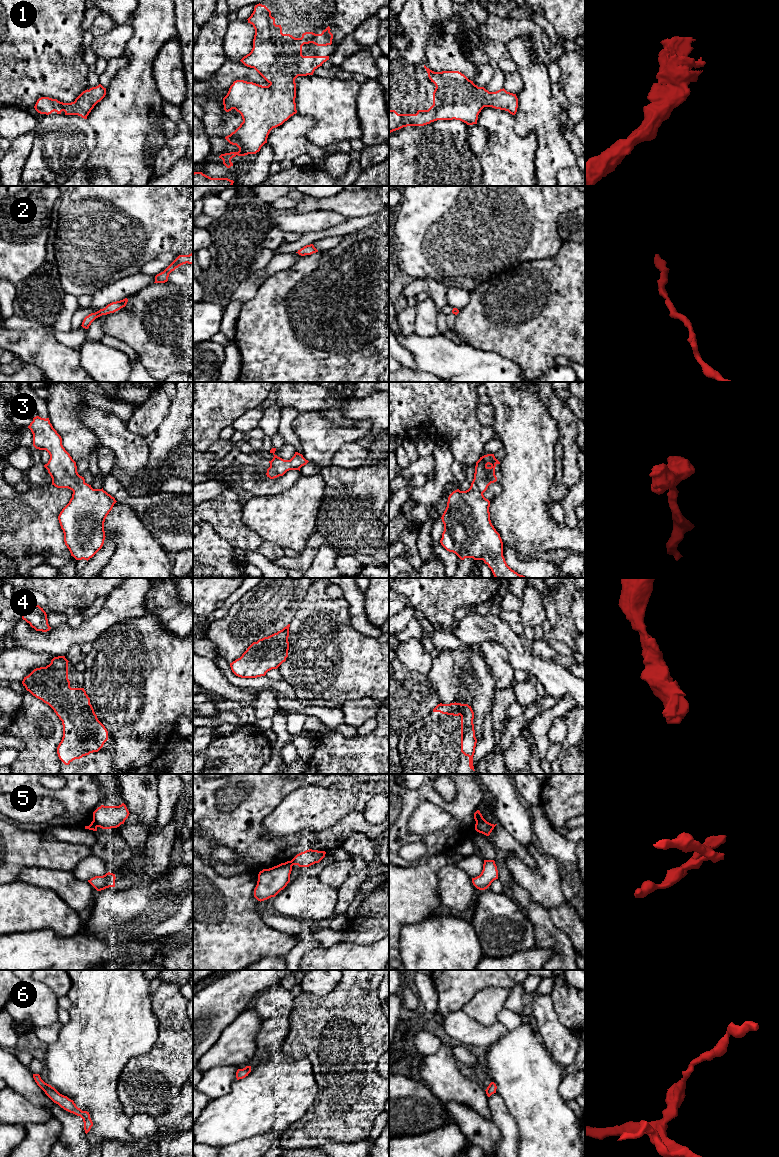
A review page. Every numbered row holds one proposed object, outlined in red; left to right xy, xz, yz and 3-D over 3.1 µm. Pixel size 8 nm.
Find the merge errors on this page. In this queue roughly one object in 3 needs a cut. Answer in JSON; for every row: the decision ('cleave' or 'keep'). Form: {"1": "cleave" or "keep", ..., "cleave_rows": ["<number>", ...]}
{"1": "keep", "2": "keep", "3": "keep", "4": "keep", "5": "cleave", "6": "keep", "cleave_rows": ["5"]}

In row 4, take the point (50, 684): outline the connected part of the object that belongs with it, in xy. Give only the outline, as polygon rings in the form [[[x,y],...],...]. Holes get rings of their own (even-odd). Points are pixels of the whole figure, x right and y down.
[[[65,656],[54,657],[49,665],[34,669],[22,681],[26,690],[48,704],[62,721],[63,737],[57,747],[57,754],[65,765],[90,753],[98,752],[108,740],[108,731],[98,720],[84,688],[70,687],[68,662]]]

